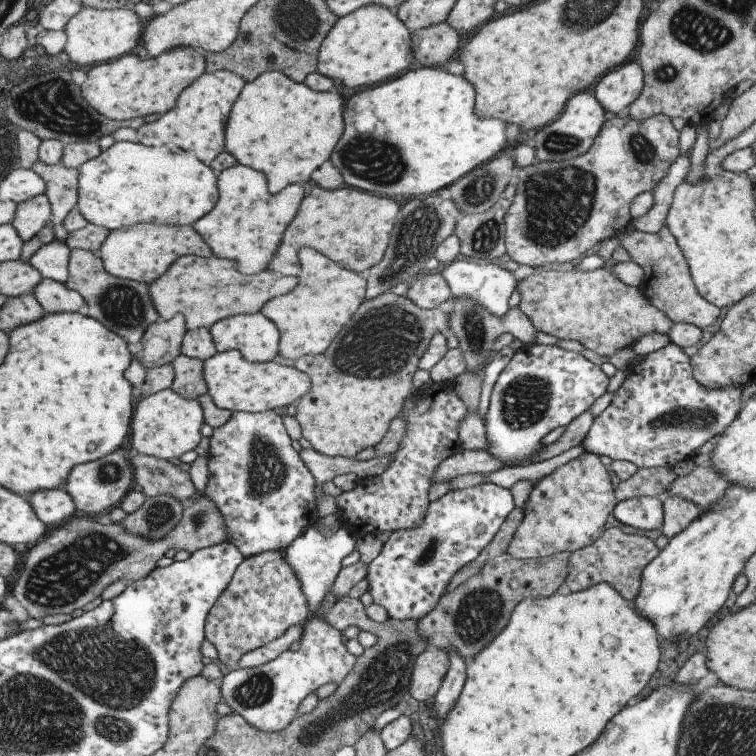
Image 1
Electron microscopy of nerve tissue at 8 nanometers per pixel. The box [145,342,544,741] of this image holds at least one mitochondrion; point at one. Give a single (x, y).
(478, 614)

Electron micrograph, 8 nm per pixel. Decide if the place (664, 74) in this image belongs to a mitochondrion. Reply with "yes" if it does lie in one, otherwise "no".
yes

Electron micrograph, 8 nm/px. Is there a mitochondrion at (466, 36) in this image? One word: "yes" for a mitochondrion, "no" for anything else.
no

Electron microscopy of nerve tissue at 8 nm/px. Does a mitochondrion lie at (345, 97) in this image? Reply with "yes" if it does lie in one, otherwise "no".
no

